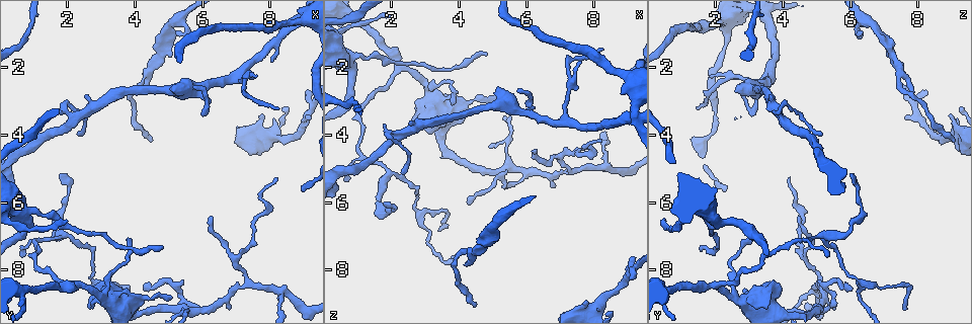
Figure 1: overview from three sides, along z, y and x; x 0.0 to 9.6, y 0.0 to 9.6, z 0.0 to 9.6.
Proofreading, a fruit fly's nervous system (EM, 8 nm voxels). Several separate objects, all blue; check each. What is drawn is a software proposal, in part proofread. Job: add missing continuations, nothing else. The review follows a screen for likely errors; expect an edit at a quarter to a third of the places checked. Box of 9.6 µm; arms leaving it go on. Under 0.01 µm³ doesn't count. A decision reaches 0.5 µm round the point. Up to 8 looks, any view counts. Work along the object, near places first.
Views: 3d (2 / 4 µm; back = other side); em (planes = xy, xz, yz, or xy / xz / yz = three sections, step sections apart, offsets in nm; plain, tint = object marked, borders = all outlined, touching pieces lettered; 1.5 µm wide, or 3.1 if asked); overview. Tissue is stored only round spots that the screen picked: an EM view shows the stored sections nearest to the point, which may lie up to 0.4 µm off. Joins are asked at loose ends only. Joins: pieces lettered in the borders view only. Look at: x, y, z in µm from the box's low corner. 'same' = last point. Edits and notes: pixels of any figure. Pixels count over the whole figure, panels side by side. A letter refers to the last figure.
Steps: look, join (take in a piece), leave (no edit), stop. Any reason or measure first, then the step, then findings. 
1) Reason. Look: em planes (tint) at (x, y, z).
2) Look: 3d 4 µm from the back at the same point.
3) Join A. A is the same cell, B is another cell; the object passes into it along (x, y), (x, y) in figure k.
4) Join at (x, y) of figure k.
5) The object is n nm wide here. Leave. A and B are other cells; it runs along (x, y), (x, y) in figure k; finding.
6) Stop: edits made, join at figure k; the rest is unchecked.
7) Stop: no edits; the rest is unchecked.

An open end. Look: 3d 4 µm at (4.15, 2.75, 7.85).

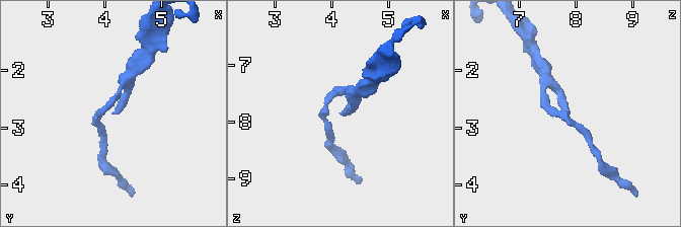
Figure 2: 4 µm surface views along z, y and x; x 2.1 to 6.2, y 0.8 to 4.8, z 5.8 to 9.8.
Shape alone is not enough. Look: em planes (borders) at (4.15, 2.75, 7.85).

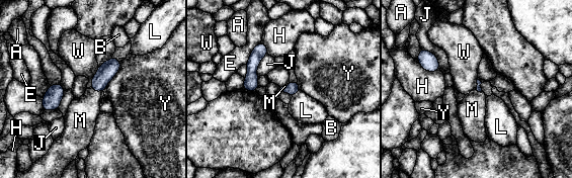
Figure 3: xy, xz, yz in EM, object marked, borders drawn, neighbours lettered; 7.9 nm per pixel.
Join M. M is the same cell, A, B, E, H, J, L, W and Y are other cells; it goes on there.

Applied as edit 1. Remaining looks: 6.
Long arm stops here. Look: em planes (borders) at (1.75, 5.25, 6.00).

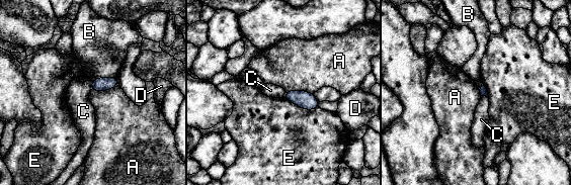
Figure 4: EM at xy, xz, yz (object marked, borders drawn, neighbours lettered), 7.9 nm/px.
Leave. A, B, C, D and E are other cells; a border runs along (286, 91), (308, 91), (313, 94) in figure 4; no lettered piece goes on from it.

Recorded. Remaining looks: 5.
An open end. Look: em planes (borders) at (3.95, 9.15, 7.60).

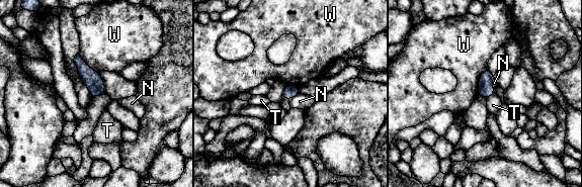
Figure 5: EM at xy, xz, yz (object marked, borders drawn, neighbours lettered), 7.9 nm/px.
Leave. N, T and W are other cells; a border runs along (486, 68), (480, 77), (477, 94) in figure 5; none of them fits.

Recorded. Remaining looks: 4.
Stop: edits made, join at figure 3; the rest is unchecked.

